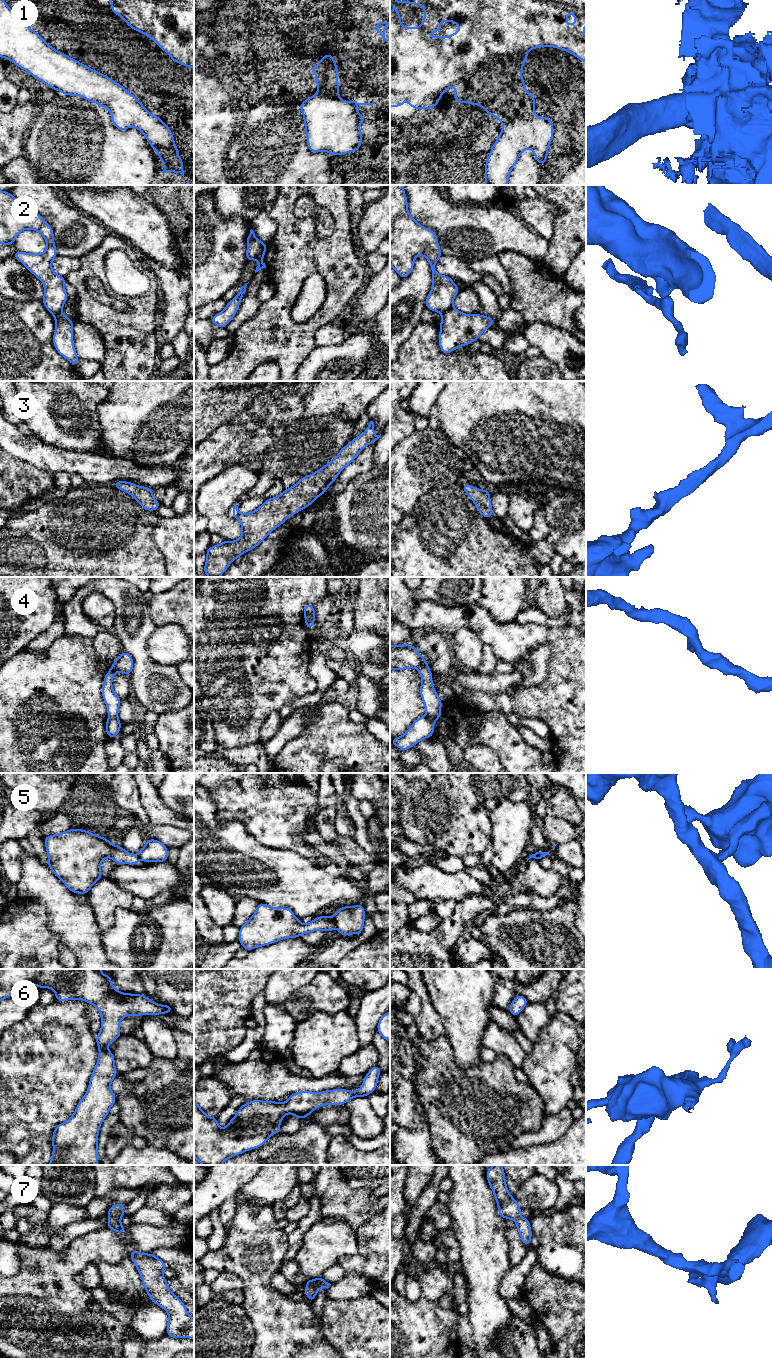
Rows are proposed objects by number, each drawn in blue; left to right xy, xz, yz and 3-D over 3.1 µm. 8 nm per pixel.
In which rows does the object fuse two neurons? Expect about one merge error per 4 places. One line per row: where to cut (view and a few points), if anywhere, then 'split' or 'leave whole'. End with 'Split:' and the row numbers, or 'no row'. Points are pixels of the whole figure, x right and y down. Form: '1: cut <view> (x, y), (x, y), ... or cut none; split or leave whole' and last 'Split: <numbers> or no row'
1: cut xz (348, 101), (351, 128), (357, 135), (357, 143), (350, 151); split
2: cut yz (453, 307), (442, 314); split
3: cut none; leave whole
4: cut xy (117, 716), (108, 718); split
5: cut xz (332, 917), (335, 926); split
6: cut none; leave whole
7: cut none; leave whole
Split: 1, 2, 4, 5

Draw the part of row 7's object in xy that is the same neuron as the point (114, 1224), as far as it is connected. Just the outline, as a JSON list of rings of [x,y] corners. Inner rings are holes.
[[[114,1204],[107,1212],[109,1219],[107,1228],[117,1232],[118,1234],[123,1234],[126,1230],[126,1228],[120,1223],[120,1219],[126,1215],[123,1211],[124,1205],[125,1204]]]

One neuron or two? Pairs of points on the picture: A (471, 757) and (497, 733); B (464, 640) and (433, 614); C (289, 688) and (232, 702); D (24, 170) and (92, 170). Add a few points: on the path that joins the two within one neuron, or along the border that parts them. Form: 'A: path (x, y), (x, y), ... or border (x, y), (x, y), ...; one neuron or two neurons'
A: border (461, 752), (469, 745), (484, 745), (498, 762); two neurons
B: border (478, 635), (469, 628), (460, 627), (449, 637); two neurons
C: path (275, 688), (259, 688), (246, 698); one neuron
D: border (28, 161), (34, 174); two neurons

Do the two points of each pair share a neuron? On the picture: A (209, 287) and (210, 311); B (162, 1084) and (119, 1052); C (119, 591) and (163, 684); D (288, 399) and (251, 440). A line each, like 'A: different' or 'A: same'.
A: different
B: different
C: same
D: same

